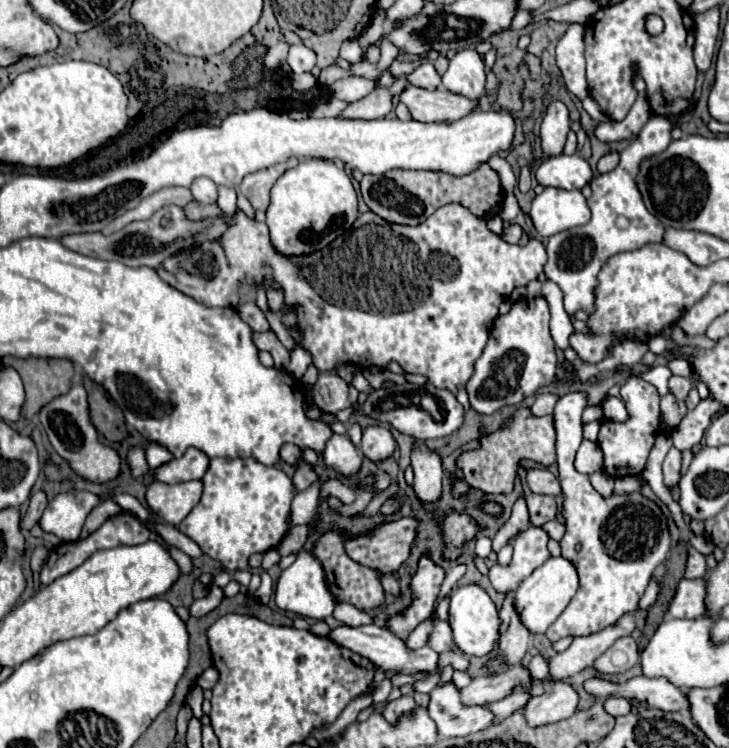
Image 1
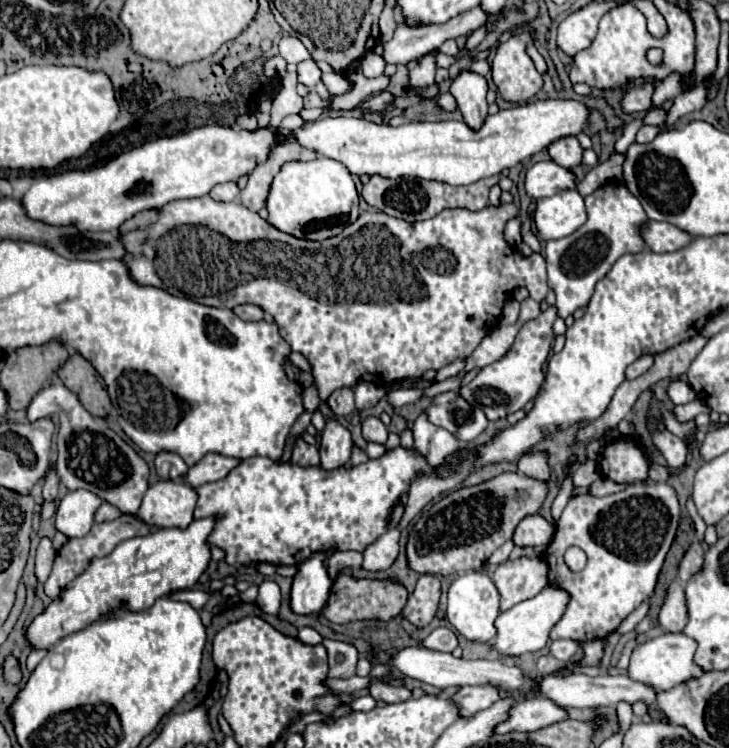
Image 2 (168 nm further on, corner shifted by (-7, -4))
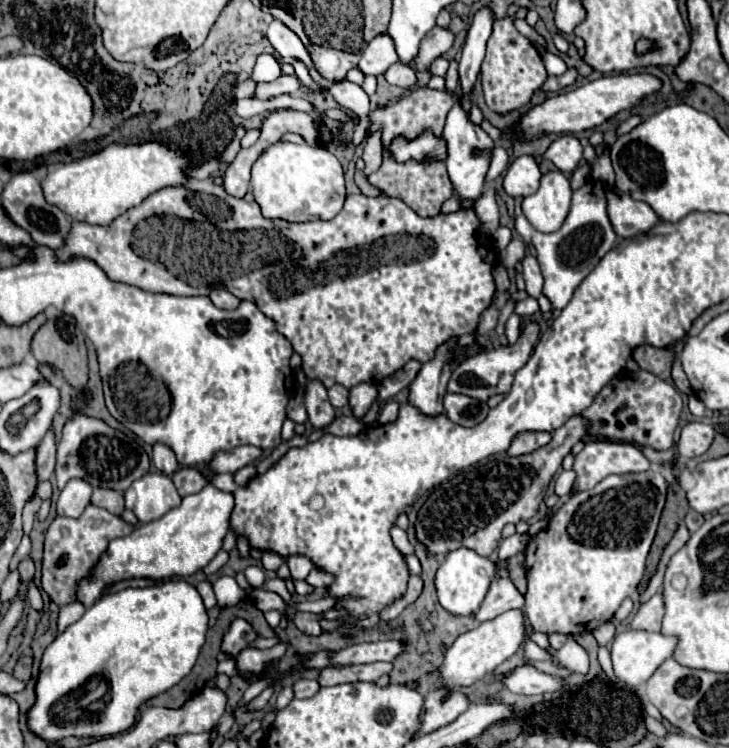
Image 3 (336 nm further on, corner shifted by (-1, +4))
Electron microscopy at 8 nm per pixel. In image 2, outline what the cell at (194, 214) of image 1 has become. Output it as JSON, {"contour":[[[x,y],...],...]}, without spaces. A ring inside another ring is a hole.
{"contour":[[[209,196],[201,198],[189,198],[189,200],[175,200],[169,202],[161,208],[161,216],[155,224],[151,224],[147,230],[137,230],[127,236],[123,236],[123,242],[127,246],[127,256],[123,262],[129,266],[131,276],[139,284],[149,284],[167,290],[169,294],[189,298],[193,302],[205,304],[205,306],[215,306],[215,308],[235,308],[239,304],[257,304],[261,306],[267,314],[271,314],[279,326],[279,332],[283,340],[291,346],[291,350],[301,352],[311,368],[313,368],[313,378],[315,386],[319,390],[321,398],[327,398],[333,390],[343,388],[343,386],[355,386],[357,382],[373,382],[373,384],[389,384],[395,380],[405,380],[405,378],[419,378],[419,374],[427,370],[439,370],[455,360],[465,360],[483,340],[483,336],[491,330],[493,324],[497,324],[501,310],[505,302],[511,298],[515,288],[525,288],[529,296],[537,302],[541,302],[547,296],[547,268],[545,260],[539,252],[533,252],[531,256],[523,256],[517,252],[513,246],[509,246],[503,238],[503,226],[509,218],[517,216],[519,208],[515,204],[505,204],[499,208],[489,208],[483,210],[467,210],[467,208],[447,208],[441,214],[437,214],[431,220],[425,222],[405,222],[399,218],[391,218],[383,212],[361,212],[355,224],[349,224],[339,236],[323,240],[323,242],[311,242],[311,240],[299,240],[295,236],[289,236],[285,232],[279,232],[271,224],[267,224],[259,214],[251,212],[245,208],[241,202],[215,202]]]}

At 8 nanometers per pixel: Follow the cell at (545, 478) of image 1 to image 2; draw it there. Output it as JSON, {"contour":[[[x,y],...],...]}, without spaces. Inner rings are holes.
{"contour":[[[531,454],[531,456],[523,456],[519,460],[519,472],[525,476],[531,476],[539,482],[549,482],[551,480],[551,468],[547,464],[547,456],[545,454]]]}

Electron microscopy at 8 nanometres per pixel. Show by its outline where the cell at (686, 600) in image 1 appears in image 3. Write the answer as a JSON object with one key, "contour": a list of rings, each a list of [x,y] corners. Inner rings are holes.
{"contour":[[[655,594],[645,604],[639,606],[637,614],[631,620],[633,630],[647,630],[647,632],[659,632],[661,620],[663,620],[663,596]]]}

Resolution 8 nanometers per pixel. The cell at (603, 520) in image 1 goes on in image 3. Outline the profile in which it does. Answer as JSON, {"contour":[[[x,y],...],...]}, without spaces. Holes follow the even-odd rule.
{"contour":[[[655,472],[639,474],[621,474],[607,476],[595,488],[571,496],[551,522],[539,530],[527,544],[525,550],[525,570],[527,570],[527,596],[525,596],[525,614],[533,630],[537,632],[561,632],[561,634],[581,634],[595,630],[599,624],[613,618],[619,604],[637,590],[643,572],[645,558],[649,554],[659,516],[665,504],[667,482]]]}

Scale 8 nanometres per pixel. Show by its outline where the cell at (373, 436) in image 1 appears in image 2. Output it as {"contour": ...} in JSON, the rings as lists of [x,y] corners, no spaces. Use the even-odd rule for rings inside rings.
{"contour":[[[367,418],[363,422],[363,438],[367,442],[375,442],[375,444],[385,444],[387,442],[387,428],[379,418]]]}

